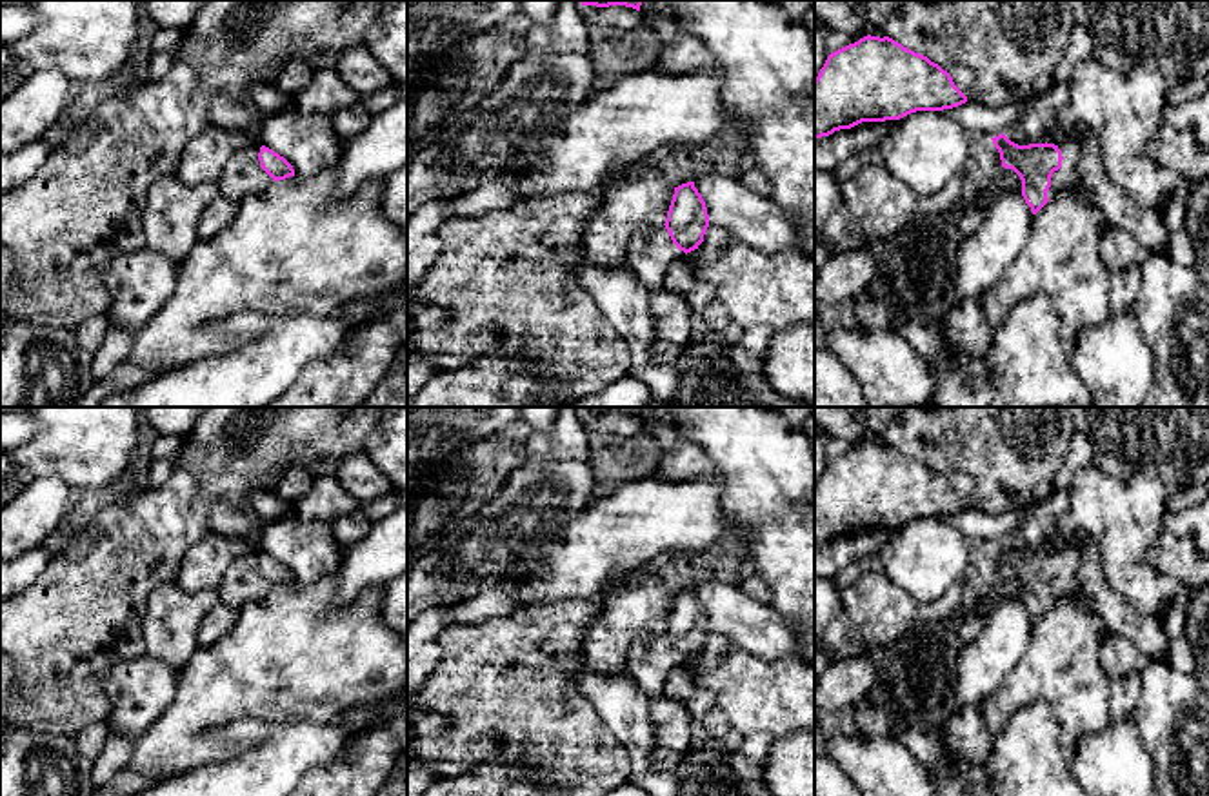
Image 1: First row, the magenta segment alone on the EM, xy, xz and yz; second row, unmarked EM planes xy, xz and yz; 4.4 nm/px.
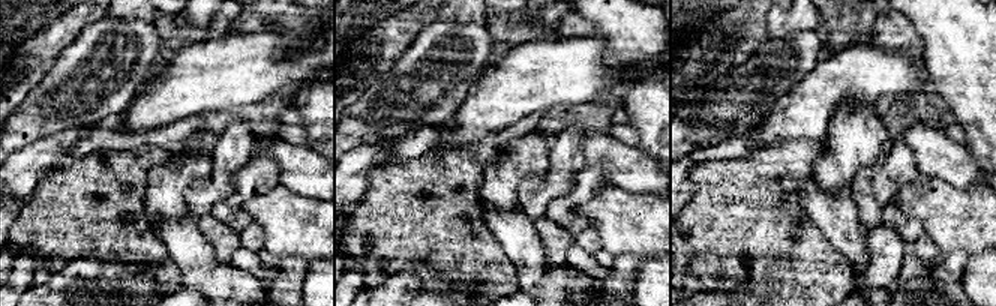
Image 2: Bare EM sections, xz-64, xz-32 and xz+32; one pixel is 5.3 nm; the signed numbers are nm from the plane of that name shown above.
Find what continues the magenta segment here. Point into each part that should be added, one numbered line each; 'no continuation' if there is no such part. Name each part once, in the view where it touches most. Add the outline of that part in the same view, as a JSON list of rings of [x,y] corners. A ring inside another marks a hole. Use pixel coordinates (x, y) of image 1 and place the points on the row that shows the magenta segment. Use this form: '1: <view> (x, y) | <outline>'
1: yz (1066, 177) | [[[1067,138],[1064,144],[1058,144],[1062,151],[1062,167],[1053,173],[1051,187],[1047,198],[1051,200],[1056,193],[1071,189],[1085,202],[1094,202],[1091,191],[1085,187],[1082,176],[1078,174],[1080,145]]]

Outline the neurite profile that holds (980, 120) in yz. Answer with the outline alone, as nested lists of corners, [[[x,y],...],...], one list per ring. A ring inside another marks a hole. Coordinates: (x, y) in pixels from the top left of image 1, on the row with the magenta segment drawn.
[[[967,100],[958,107],[944,109],[940,113],[954,118],[973,136],[994,138],[1005,133],[1013,122],[1020,120],[1029,104],[1031,100],[1024,100],[1004,107],[989,107]]]

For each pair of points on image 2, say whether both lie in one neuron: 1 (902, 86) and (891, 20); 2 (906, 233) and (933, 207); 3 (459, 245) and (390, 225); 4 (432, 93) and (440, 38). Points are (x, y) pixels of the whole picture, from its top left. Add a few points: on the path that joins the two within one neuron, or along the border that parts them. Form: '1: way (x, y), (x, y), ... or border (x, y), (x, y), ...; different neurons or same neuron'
1: border (869, 42), (888, 51), (923, 50); different neurons
2: border (891, 201), (915, 216), (924, 231); different neurons
3: way (443, 228), (440, 225), (407, 225); same neuron
4: way (432, 80), (440, 51); same neuron

